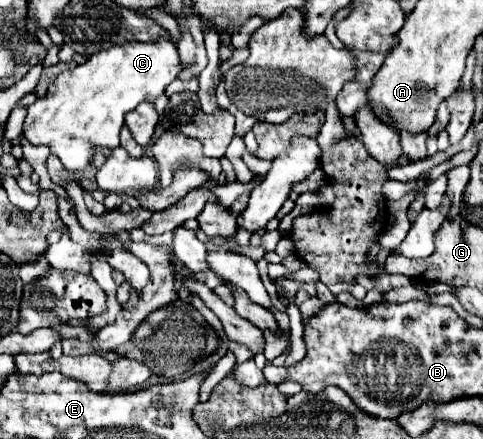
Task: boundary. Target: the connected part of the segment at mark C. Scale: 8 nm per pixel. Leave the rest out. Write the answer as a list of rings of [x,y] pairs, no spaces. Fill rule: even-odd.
[[[157,37],[153,43],[111,45],[93,53],[85,65],[61,71],[49,85],[47,99],[37,99],[27,109],[23,133],[33,145],[49,145],[67,171],[83,171],[91,163],[91,147],[117,147],[125,113],[143,101],[153,103],[179,73],[179,51],[167,37]]]

